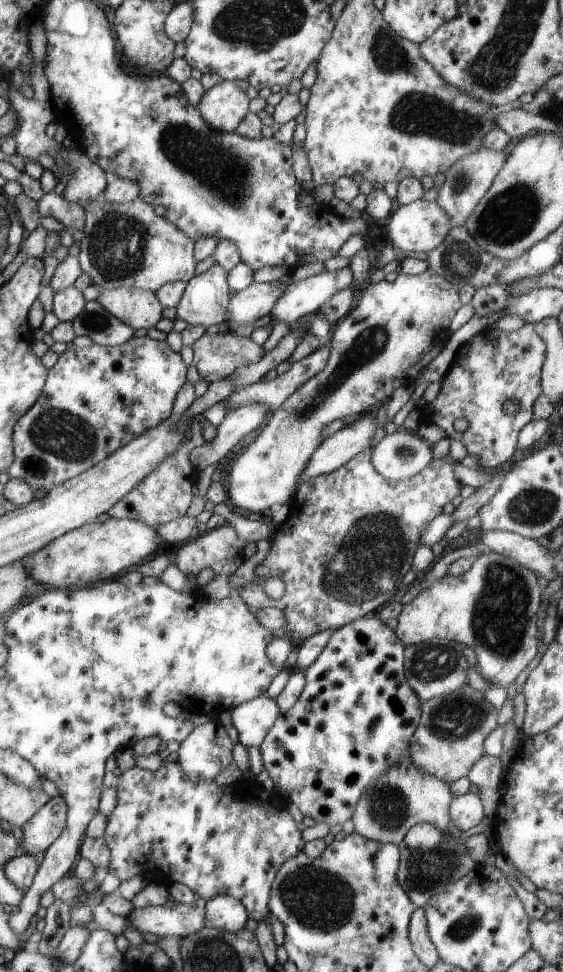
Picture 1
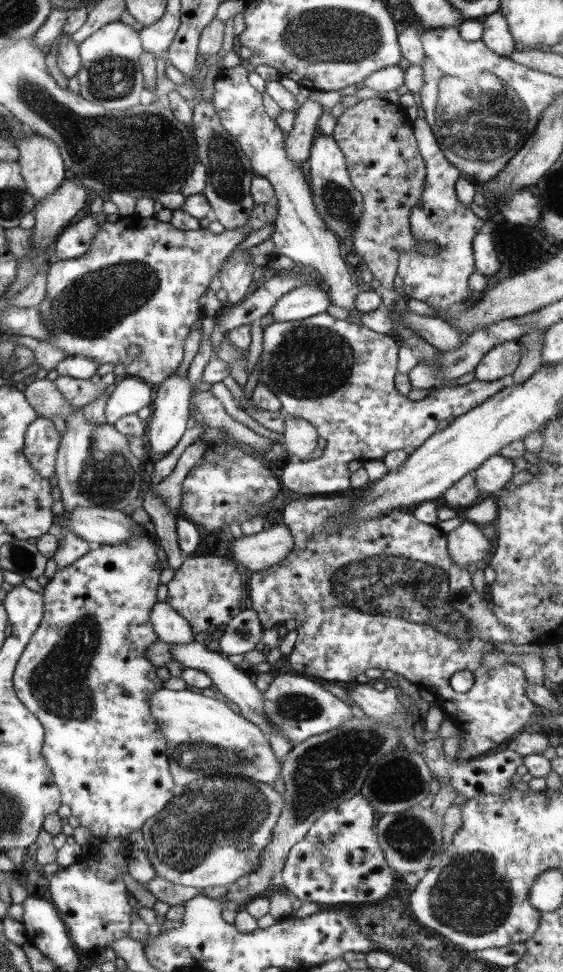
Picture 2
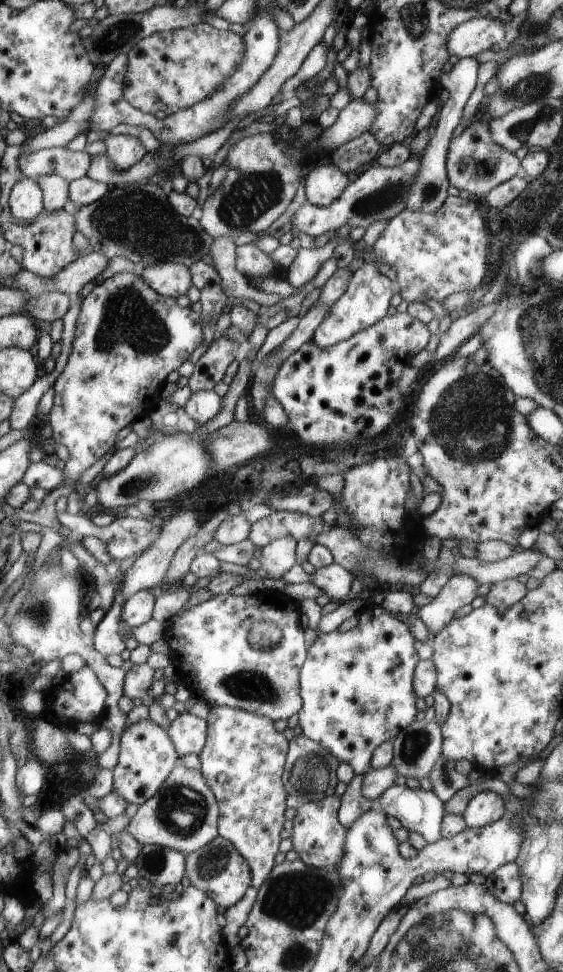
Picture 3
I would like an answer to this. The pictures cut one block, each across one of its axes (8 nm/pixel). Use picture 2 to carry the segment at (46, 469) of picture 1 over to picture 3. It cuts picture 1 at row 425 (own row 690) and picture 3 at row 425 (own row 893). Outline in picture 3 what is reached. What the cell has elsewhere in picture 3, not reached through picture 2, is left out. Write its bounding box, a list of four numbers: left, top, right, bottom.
[47,272,202,487]

